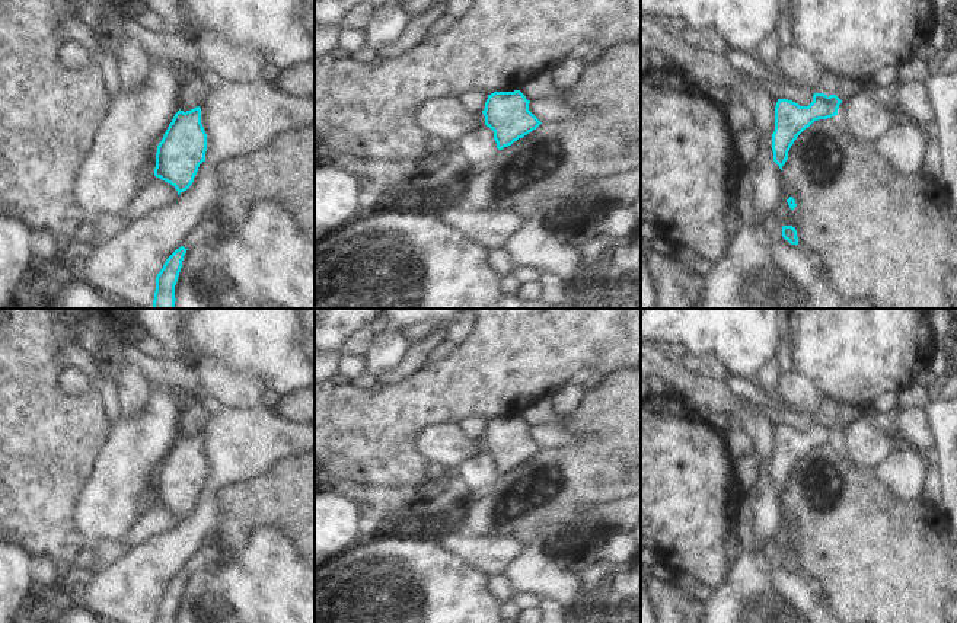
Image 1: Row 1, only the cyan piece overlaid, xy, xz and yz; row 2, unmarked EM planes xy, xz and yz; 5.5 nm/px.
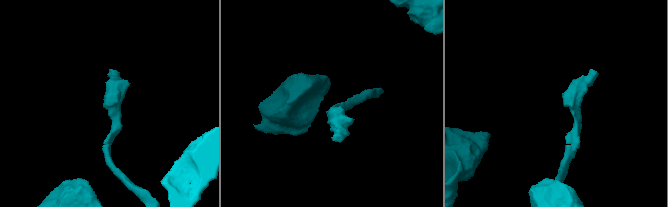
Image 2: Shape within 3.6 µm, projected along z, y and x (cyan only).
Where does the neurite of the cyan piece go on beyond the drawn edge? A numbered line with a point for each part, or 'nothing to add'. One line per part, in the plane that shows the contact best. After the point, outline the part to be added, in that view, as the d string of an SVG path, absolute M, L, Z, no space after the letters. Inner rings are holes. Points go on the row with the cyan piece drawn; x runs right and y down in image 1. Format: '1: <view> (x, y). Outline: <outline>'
nothing to add.

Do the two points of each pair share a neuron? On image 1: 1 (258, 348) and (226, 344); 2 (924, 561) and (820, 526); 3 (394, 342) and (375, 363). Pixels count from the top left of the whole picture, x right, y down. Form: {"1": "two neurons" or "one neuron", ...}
{"1": "one neuron", "2": "one neuron", "3": "one neuron"}

